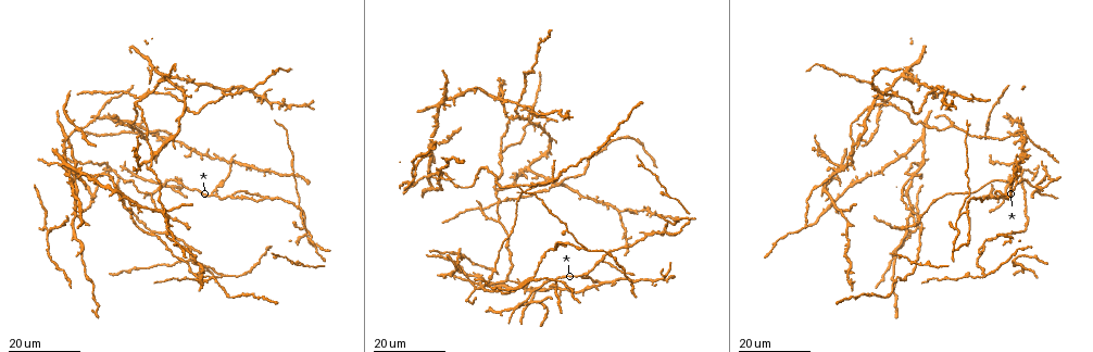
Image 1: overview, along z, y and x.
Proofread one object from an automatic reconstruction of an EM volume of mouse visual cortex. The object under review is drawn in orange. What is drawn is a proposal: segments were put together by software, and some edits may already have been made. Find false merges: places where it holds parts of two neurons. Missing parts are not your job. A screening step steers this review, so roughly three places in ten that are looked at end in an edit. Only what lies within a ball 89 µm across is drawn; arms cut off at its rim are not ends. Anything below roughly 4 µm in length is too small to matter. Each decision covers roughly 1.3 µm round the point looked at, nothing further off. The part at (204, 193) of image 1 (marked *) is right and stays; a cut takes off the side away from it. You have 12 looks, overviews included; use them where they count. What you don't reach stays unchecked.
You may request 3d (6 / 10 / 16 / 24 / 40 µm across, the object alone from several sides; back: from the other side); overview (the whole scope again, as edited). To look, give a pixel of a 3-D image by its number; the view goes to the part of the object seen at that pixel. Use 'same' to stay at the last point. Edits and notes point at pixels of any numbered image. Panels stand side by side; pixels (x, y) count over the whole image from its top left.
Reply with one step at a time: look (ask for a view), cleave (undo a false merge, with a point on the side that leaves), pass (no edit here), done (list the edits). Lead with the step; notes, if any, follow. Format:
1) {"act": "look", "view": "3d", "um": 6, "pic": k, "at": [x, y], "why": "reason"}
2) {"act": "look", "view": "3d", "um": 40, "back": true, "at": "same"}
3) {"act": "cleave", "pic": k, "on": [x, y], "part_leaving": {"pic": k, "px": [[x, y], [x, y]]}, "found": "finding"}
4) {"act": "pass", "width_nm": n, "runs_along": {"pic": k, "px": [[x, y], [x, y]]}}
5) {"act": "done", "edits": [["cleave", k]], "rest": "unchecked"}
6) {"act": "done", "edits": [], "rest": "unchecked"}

{"act": "look", "view": "3d", "um": 24, "pic": 1, "at": [229, 164], "why": "side arm on a straight run"}

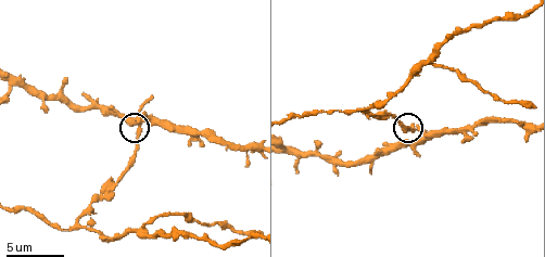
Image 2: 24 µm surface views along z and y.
{"act": "look", "view": "3d", "um": 10, "pic": 2, "at": [136, 120], "why": "closer look"}

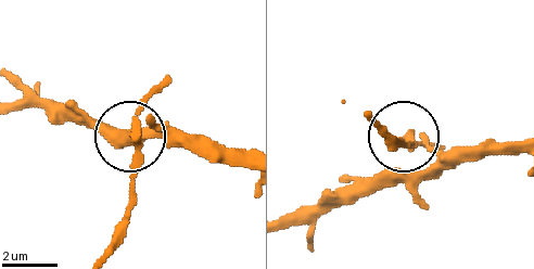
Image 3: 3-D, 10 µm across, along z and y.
{"act": "pass", "width_nm": 250, "found": "continuous, no second neuron"}

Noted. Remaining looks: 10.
{"act": "look", "view": "3d", "um": 10, "pic": 2, "at": [419, 69], "why": "branch point"}

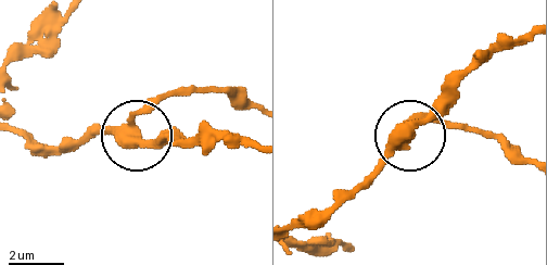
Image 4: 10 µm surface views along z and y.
{"act": "look", "view": "3d", "um": 10, "back": true, "pic": 4, "at": [135, 134]}

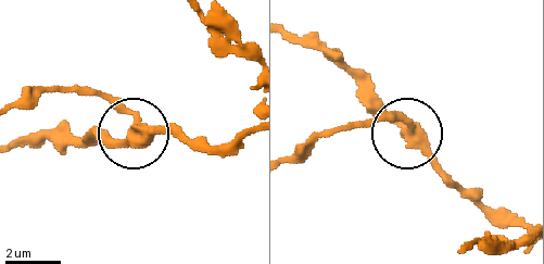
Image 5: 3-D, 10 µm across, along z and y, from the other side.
{"act": "pass", "side_arm_um": 13, "runs_along": {"pic": 5, "px": [[249, 132], [192, 146], [139, 129], [97, 91]]}, "found": "all the same neuron"}

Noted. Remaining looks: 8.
{"act": "look", "view": "3d", "um": 16, "pic": 1, "at": [587, 249]}

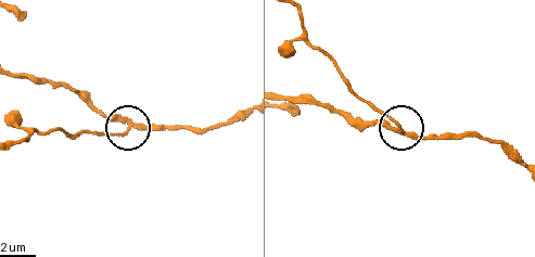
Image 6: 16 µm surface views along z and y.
{"act": "look", "view": "3d", "um": 10, "pic": 6, "at": [129, 125], "why": "zoom in"}

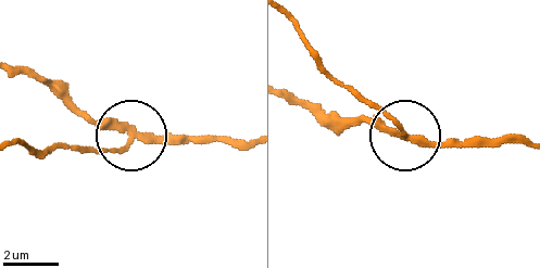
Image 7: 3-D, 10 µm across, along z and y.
{"act": "cleave", "pic": 7, "on": [107, 150], "part_leaving": {"pic": 7, "px": [[130, 137], [112, 149], [33, 149], [13, 141]]}, "found": "two neurons meet here"}

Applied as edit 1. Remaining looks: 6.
{"act": "look", "view": "overview"}

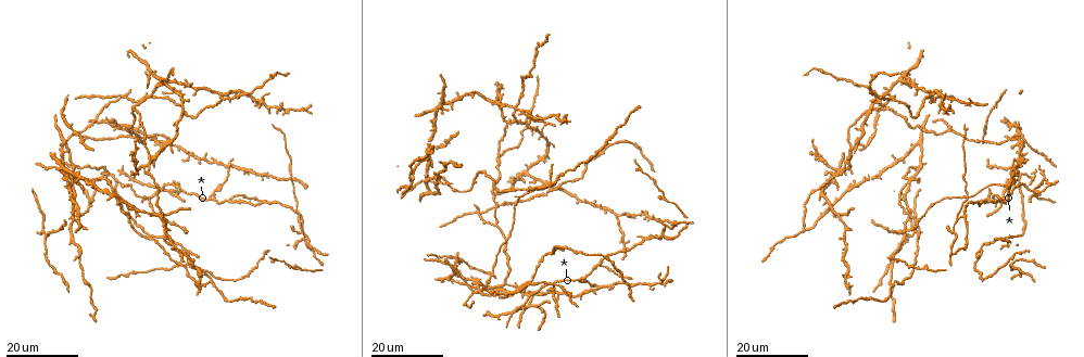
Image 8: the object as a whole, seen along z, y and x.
{"act": "look", "view": "3d", "um": 24, "pic": 8, "at": [545, 281]}

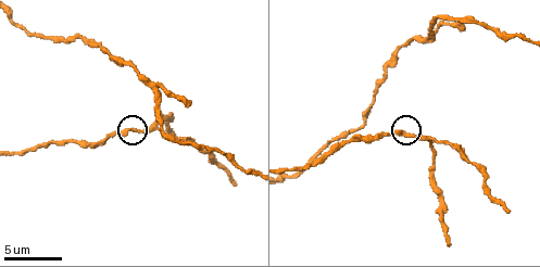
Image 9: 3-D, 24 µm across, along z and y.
{"act": "look", "view": "3d", "um": 6, "pic": 9, "at": [122, 131]}

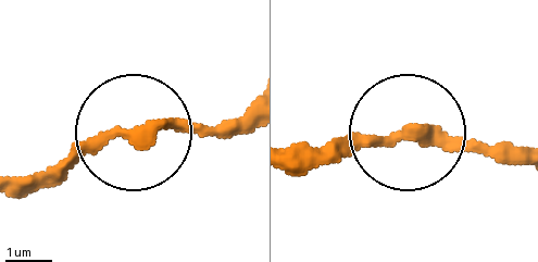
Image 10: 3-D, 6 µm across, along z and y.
{"act": "look", "view": "3d", "um": 6, "back": true, "pic": 10, "at": [140, 137]}

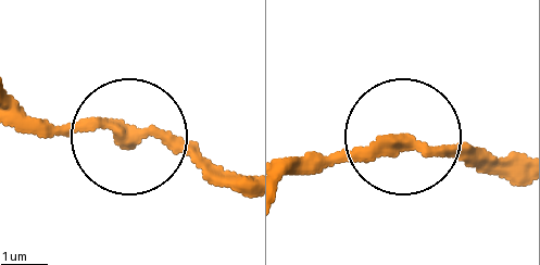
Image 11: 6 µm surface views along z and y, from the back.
{"act": "pass", "found": "all the same neuron"}

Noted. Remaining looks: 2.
{"act": "look", "view": "3d", "um": 16, "pic": 8, "at": [963, 214], "why": "thin arm on a thick one"}

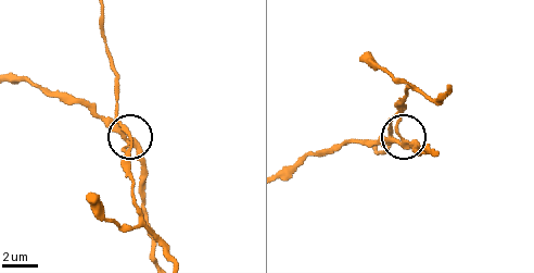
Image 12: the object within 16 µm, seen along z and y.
{"act": "look", "view": "3d", "um": 6, "pic": 12, "at": [402, 143], "why": "zoom in"}

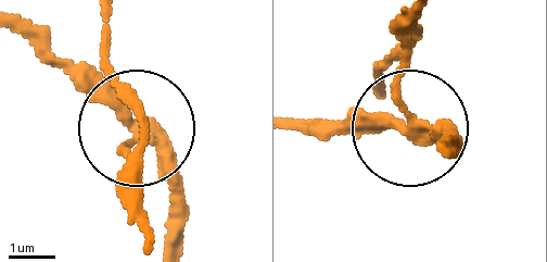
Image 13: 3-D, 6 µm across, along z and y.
{"act": "cleave", "pic": 13, "on": [403, 62], "part_leaving": {"pic": 13, "px": [[417, 125], [394, 83], [417, 9]]}, "found": "a second neuron is stuck on"}

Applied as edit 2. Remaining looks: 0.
{"act": "done", "edits": [["cleave", 7], ["cleave", 13]], "rest": "unchecked"}

